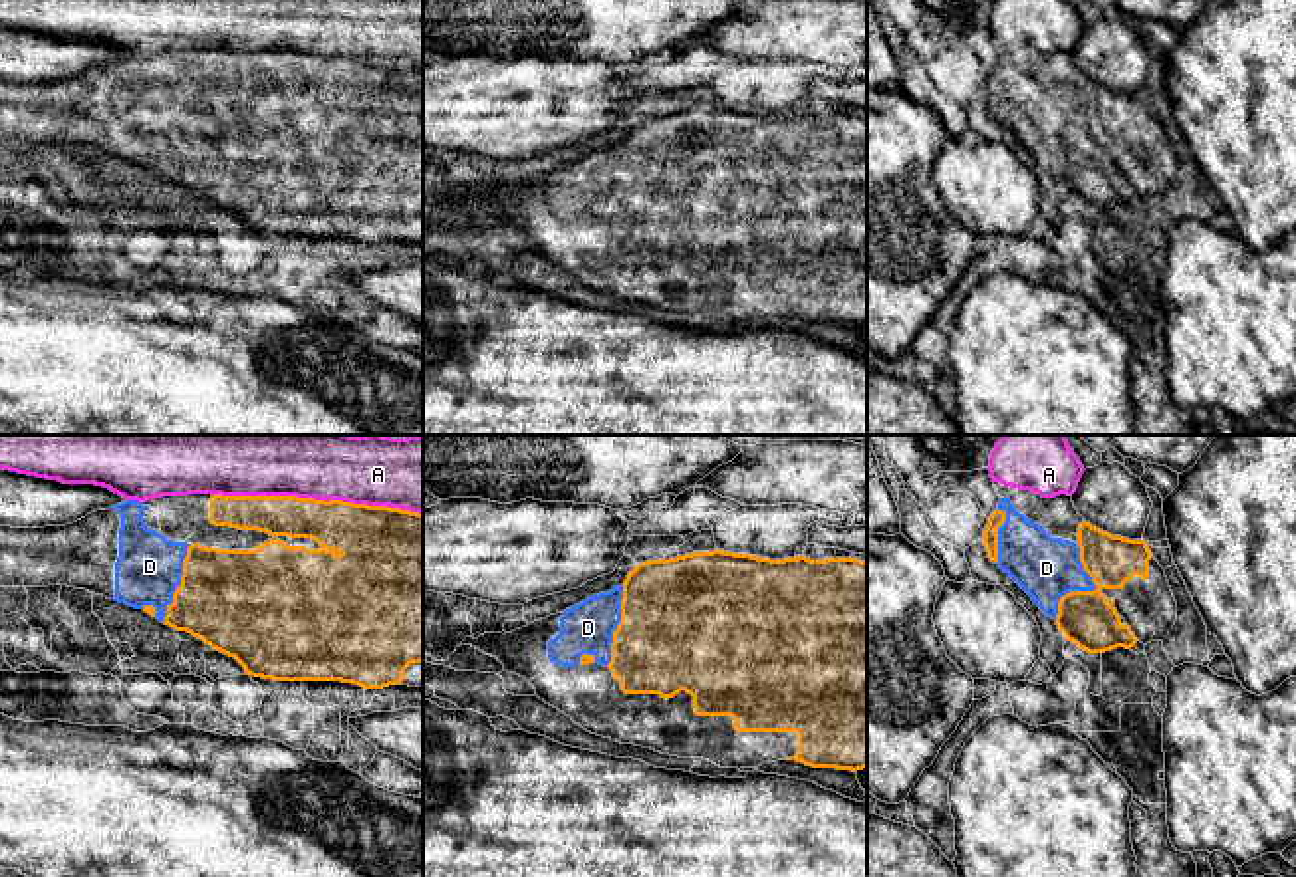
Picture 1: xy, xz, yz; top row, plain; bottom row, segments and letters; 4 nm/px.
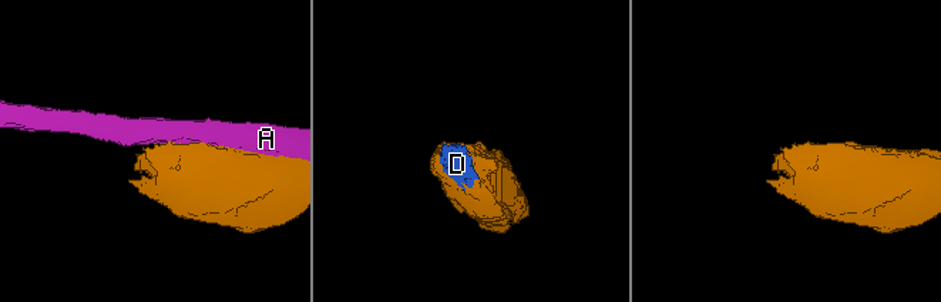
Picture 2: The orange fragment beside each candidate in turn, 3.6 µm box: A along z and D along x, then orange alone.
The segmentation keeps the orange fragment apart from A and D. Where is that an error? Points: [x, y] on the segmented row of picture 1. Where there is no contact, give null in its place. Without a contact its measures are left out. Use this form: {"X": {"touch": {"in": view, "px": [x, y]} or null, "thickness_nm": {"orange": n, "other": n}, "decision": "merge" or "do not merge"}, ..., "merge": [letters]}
{"A": {"touch": {"in": "xy", "px": [318, 501]}, "thickness_nm": {"orange": 260, "other": 440}, "decision": "do not merge"}, "D": {"touch": {"in": "yz", "px": [1090, 592]}, "thickness_nm": {"orange": 220, "other": 260}, "decision": "merge"}, "merge": ["D"]}

